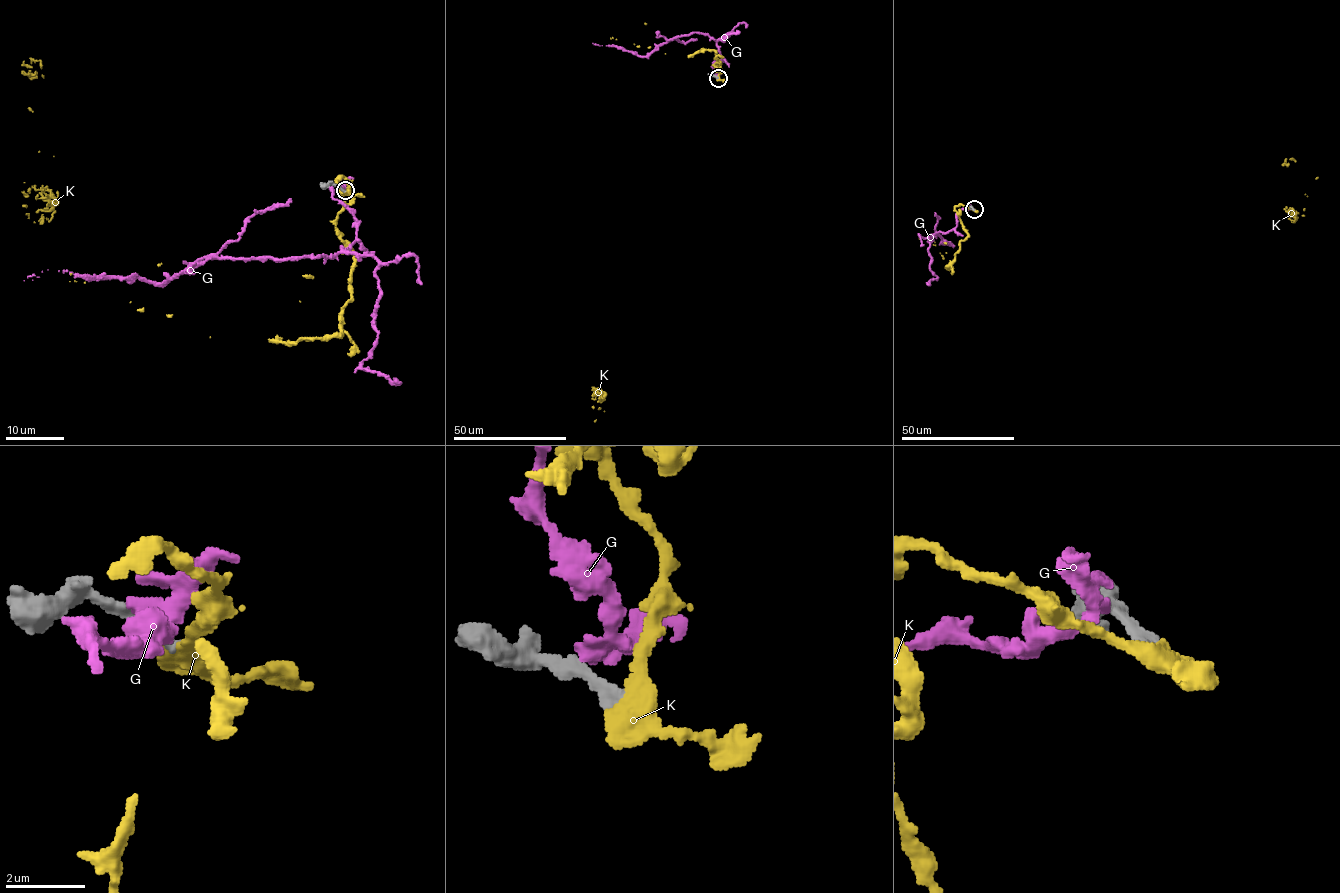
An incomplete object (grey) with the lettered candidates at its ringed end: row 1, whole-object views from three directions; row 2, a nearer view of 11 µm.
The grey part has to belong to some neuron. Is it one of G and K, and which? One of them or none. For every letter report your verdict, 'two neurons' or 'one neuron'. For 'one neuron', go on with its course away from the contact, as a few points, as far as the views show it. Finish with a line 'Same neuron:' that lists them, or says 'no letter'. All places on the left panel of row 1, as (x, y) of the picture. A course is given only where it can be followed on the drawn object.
G: two neurons
K: two neurons
Same neuron: no letter

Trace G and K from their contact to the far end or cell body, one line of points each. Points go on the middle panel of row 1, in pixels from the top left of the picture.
G: (715, 75), (712, 63), (722, 57), (716, 42), (701, 33), (677, 36), (646, 56), (592, 43)
K: (717, 77), (595, 421)

